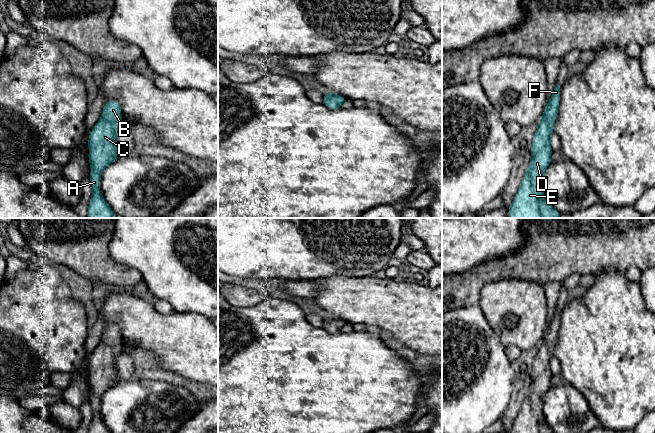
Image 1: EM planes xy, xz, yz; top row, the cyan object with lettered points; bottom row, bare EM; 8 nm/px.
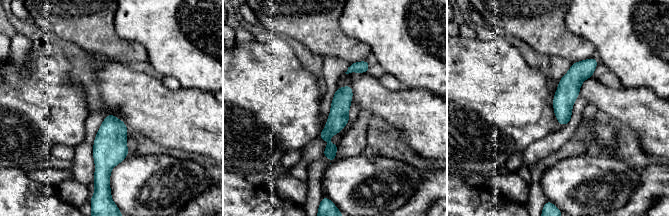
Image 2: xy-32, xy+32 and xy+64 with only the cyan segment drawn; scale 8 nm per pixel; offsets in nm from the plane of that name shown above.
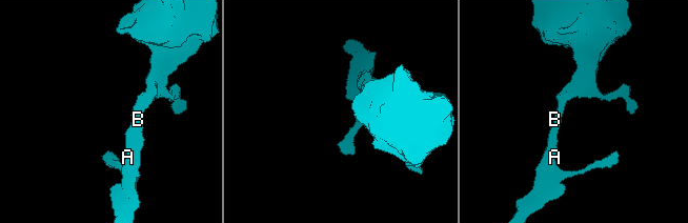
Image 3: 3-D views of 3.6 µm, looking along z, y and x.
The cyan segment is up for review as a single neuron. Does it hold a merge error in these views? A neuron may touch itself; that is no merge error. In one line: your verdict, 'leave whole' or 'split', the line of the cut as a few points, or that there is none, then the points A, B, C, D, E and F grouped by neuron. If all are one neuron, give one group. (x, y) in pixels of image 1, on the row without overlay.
leave whole | no cut | A B C D E F

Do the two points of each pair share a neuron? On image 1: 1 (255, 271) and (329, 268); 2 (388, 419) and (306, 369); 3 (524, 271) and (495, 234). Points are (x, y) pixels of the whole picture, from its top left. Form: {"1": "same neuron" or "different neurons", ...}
{"1": "same neuron", "2": "same neuron", "3": "different neurons"}

